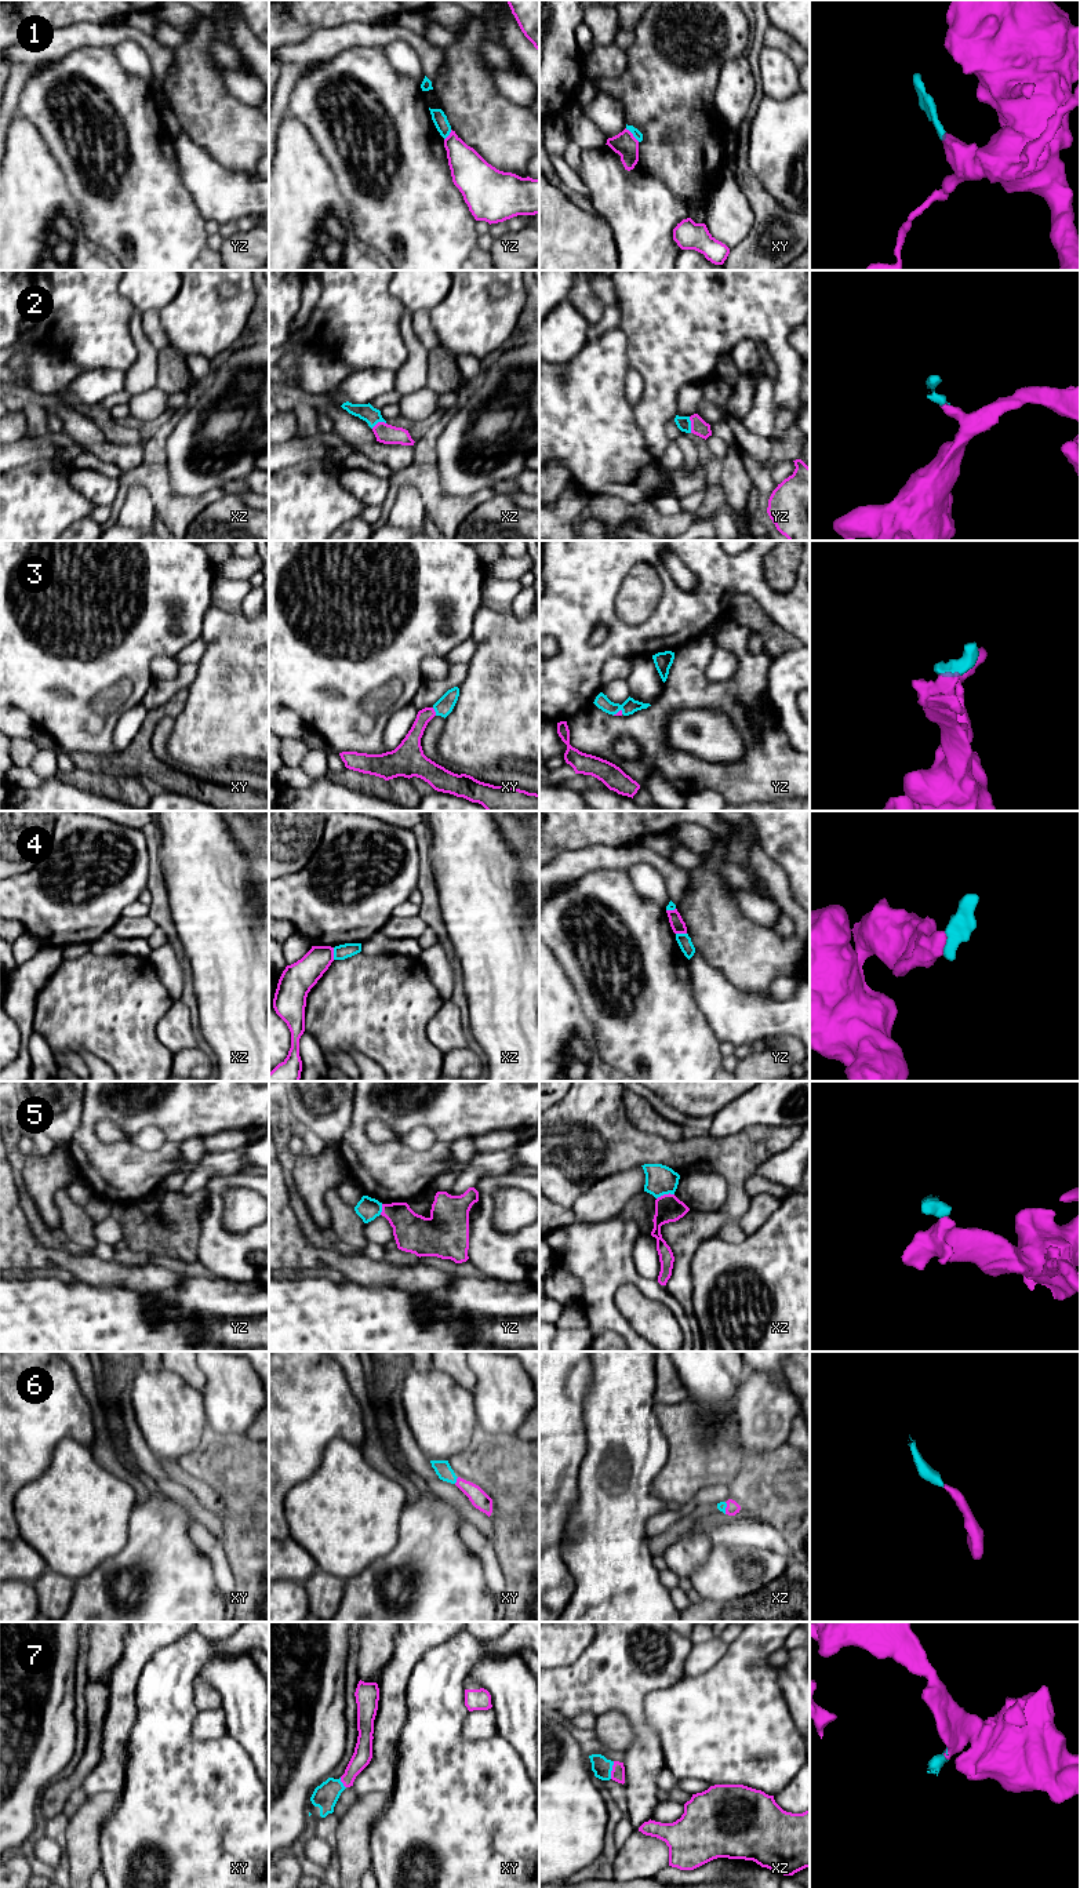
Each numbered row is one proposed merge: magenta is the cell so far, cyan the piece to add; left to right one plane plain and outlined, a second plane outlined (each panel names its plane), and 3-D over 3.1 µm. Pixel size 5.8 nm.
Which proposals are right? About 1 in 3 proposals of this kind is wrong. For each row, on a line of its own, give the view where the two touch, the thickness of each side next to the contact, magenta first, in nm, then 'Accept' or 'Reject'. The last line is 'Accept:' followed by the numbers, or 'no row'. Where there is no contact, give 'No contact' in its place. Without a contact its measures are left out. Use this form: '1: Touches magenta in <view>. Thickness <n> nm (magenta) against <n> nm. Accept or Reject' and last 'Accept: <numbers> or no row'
1: Touches magenta in xy. Thickness 140 nm (magenta) against 50 nm. Reject
2: Touches magenta in yz. Thickness 100 nm (magenta) against 80 nm. Accept
3: Touches magenta in xy. Thickness 120 nm (magenta) against 100 nm. Accept
4: Touches magenta in xz. Thickness 190 nm (magenta) against 90 nm. Reject
5: Touches magenta in xz. Thickness 160 nm (magenta) against 180 nm. Reject
6: Touches magenta in xy. Thickness 100 nm (magenta) against 90 nm. Accept
7: Touches magenta in xz. Thickness 80 nm (magenta) against 120 nm. Accept
Accept: 2, 3, 6, 7

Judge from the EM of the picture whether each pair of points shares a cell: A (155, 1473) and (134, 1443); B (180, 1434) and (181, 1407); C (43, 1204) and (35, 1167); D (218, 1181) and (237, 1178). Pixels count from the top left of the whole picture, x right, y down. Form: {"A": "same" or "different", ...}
{"A": "same", "B": "same", "C": "same", "D": "same"}

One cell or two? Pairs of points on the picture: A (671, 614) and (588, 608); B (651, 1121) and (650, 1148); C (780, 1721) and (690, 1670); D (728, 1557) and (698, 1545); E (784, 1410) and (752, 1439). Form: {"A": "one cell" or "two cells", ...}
{"A": "one cell", "B": "two cells", "C": "two cells", "D": "two cells", "E": "one cell"}

